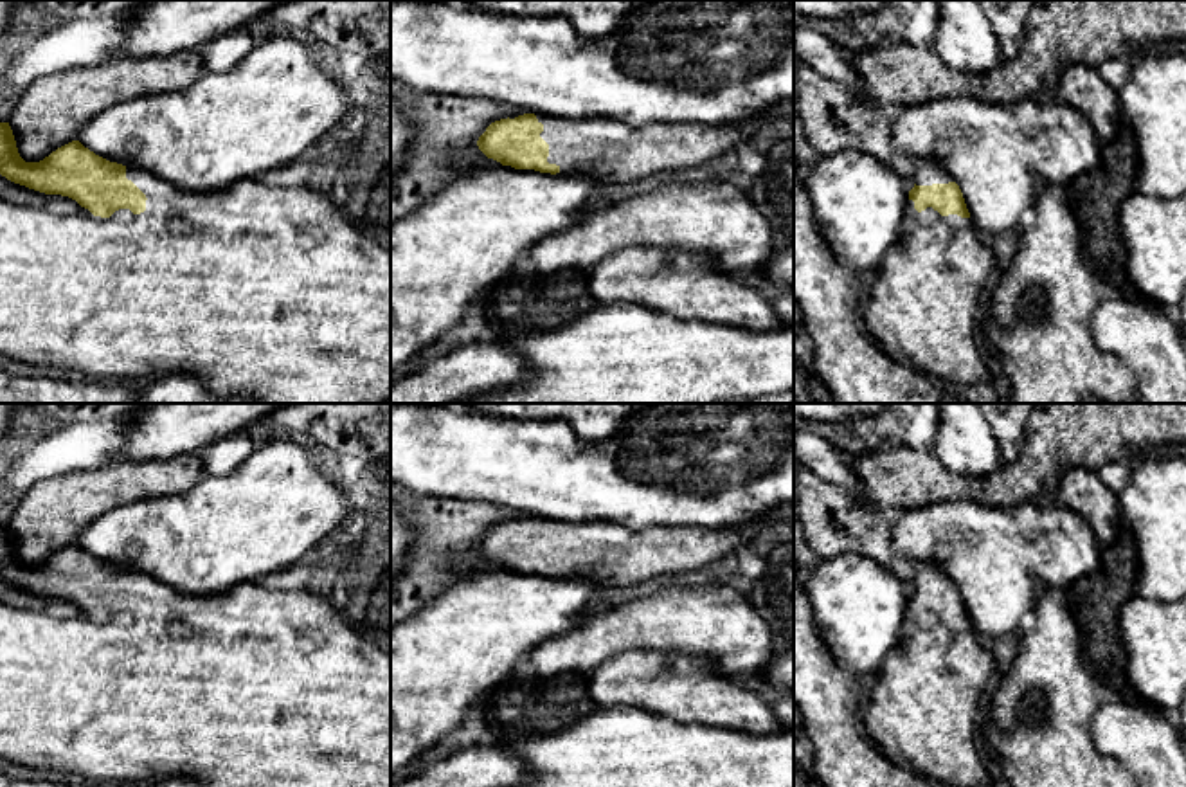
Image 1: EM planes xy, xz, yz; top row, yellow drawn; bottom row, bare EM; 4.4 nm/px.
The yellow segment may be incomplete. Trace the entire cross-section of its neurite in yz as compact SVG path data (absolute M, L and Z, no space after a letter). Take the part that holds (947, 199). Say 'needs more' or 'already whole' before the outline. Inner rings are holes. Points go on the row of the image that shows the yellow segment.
needs more | M918 160L900 240L878 268L876 285L866 294L862 328L887 351L905 353L925 375L947 384L992 382L977 348L975 304L993 267L995 254L972 223L959 185L936 162Z

